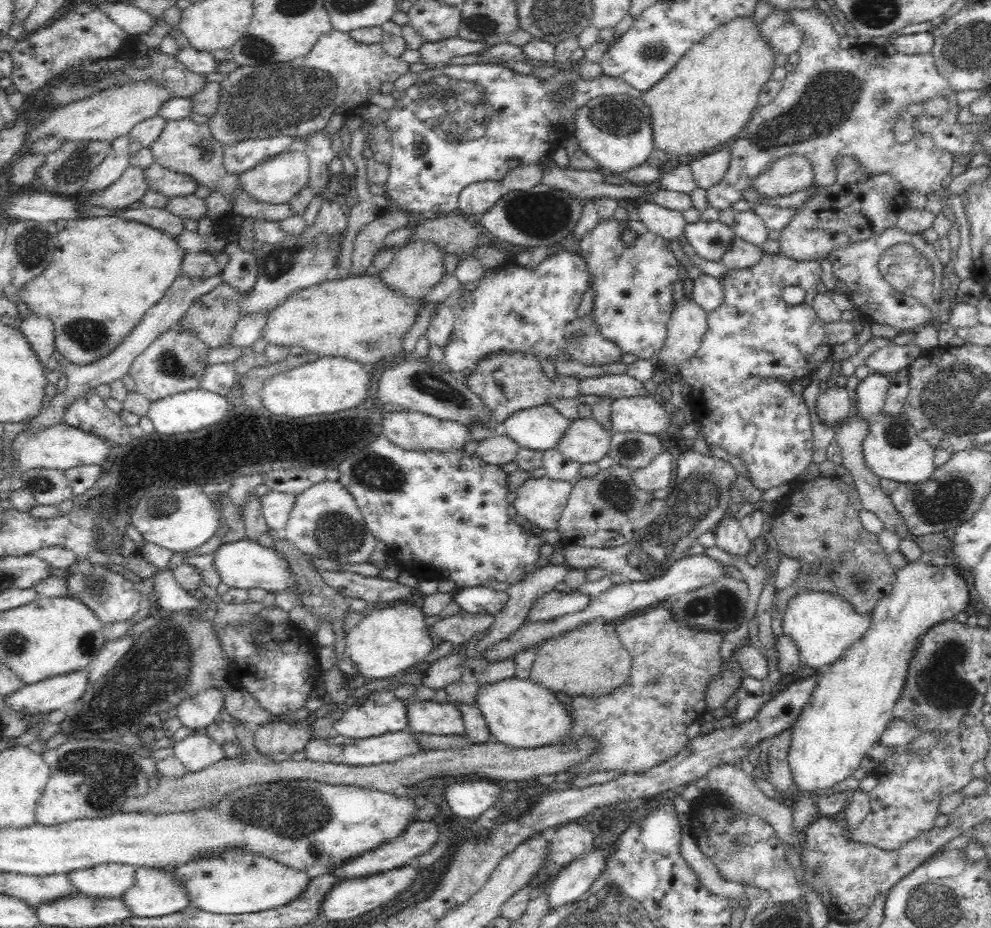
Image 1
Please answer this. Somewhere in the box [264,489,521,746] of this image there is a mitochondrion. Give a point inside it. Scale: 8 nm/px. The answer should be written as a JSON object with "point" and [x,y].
{"point":[332,531]}

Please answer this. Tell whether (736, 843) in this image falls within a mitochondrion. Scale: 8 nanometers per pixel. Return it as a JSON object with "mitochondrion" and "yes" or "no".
{"mitochondrion":"yes"}

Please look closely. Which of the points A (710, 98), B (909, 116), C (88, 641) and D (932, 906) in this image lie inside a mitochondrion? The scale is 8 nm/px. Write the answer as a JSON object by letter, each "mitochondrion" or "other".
{"A":"other","B":"other","C":"mitochondrion","D":"mitochondrion"}

